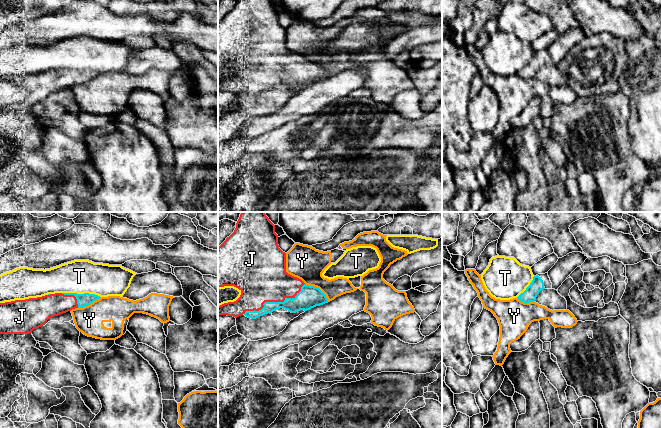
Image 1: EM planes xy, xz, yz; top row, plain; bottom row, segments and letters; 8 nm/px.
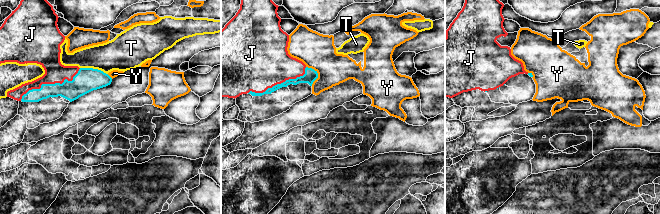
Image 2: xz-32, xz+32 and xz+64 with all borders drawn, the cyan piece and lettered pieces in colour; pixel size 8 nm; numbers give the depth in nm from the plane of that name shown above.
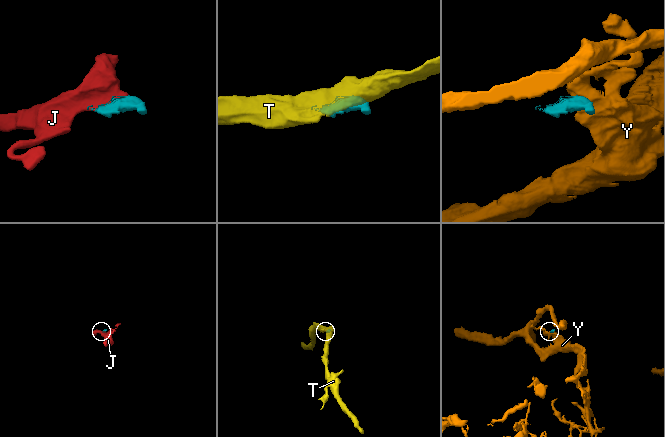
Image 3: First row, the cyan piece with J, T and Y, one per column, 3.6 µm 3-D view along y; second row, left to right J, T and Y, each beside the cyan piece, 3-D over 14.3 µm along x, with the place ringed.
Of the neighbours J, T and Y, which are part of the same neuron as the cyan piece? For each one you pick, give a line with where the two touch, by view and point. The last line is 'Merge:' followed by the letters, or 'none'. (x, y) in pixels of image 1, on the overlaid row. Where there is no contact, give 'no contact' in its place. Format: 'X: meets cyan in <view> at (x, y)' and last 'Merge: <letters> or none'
J: meets cyan in xz at (274, 302)
Merge: J

